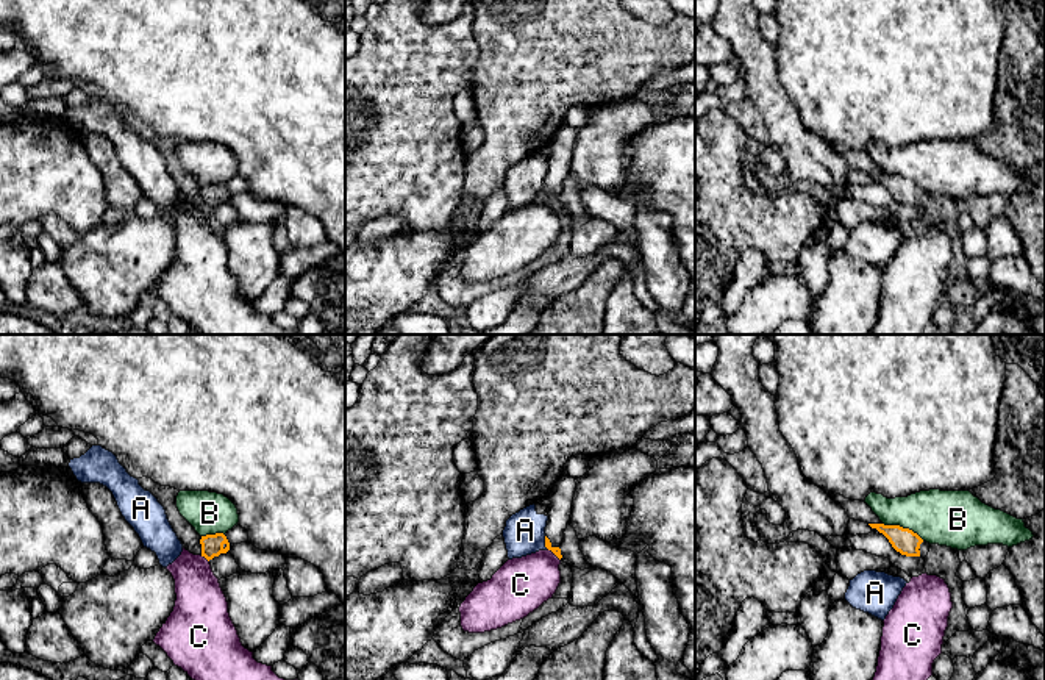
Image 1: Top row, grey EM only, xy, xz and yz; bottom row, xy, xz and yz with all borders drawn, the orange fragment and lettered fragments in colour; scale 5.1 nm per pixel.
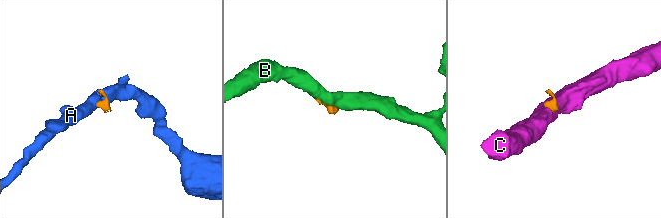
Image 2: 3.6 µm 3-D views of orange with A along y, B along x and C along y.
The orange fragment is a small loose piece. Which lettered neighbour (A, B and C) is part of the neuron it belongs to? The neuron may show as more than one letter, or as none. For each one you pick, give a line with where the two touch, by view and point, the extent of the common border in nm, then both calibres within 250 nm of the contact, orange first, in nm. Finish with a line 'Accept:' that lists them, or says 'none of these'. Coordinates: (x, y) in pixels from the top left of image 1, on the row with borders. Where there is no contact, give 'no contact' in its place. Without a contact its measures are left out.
Accept: none of these

